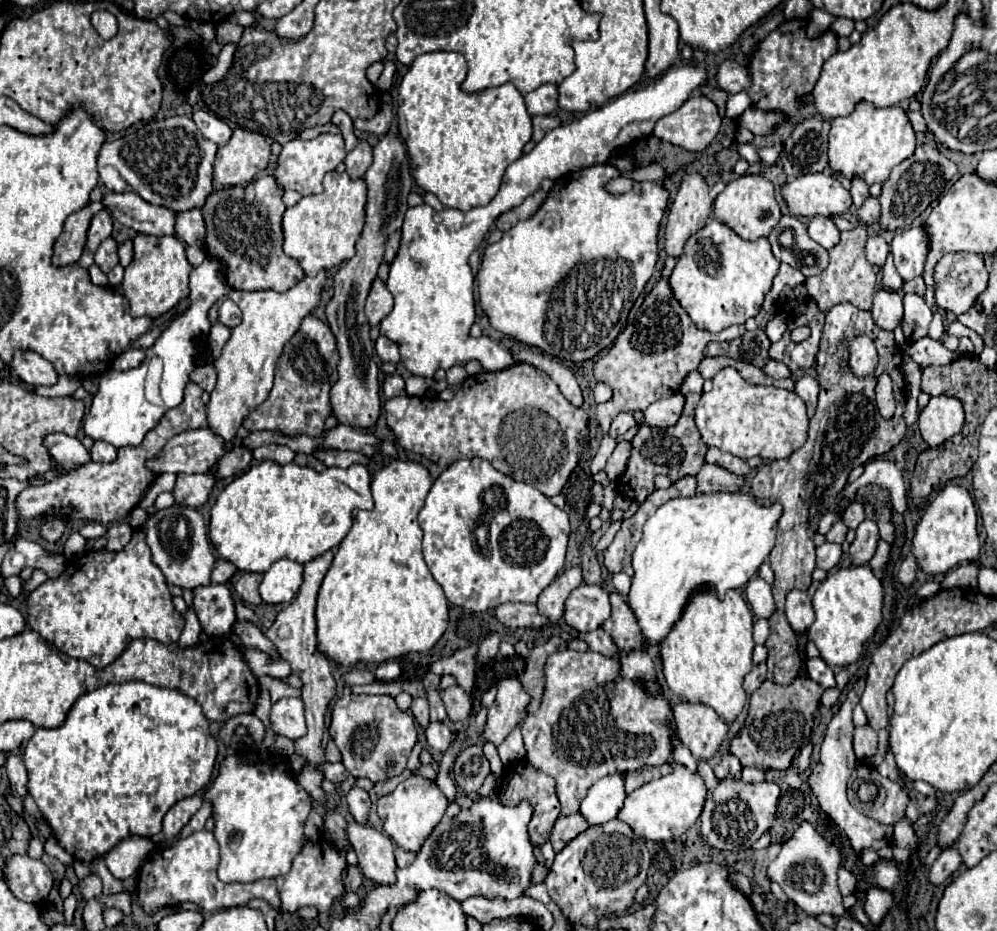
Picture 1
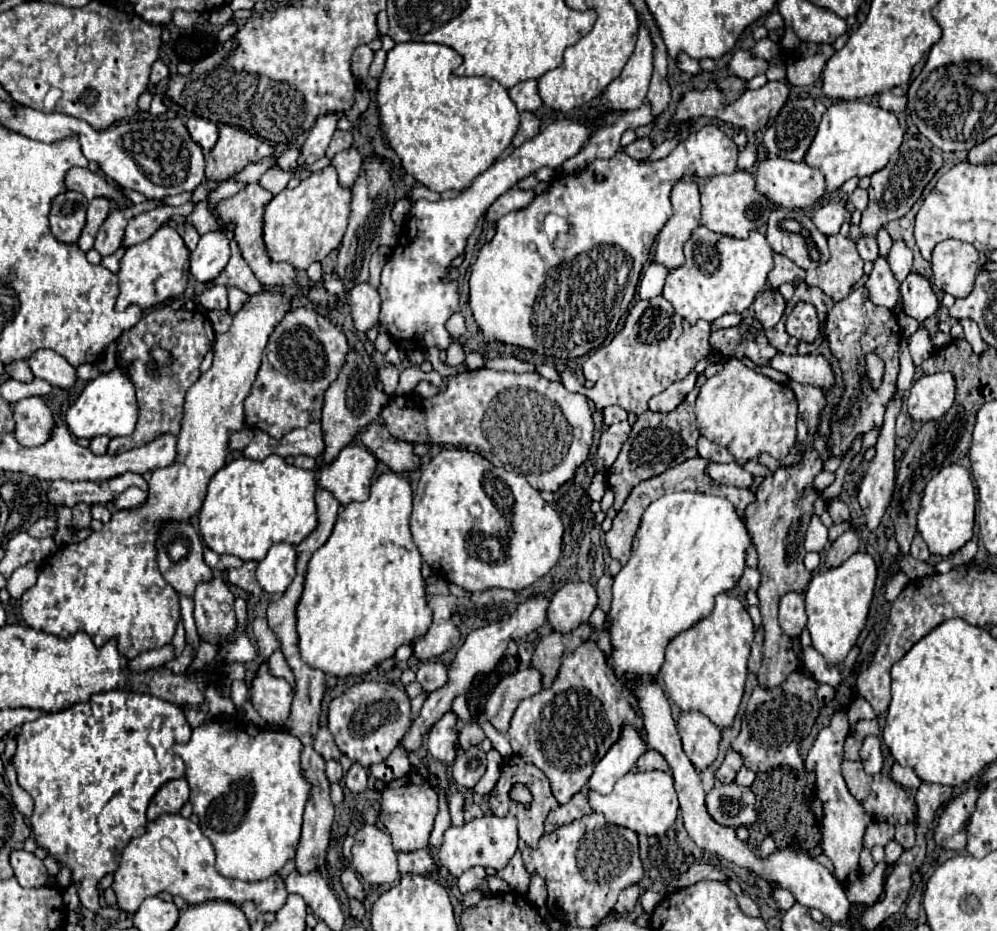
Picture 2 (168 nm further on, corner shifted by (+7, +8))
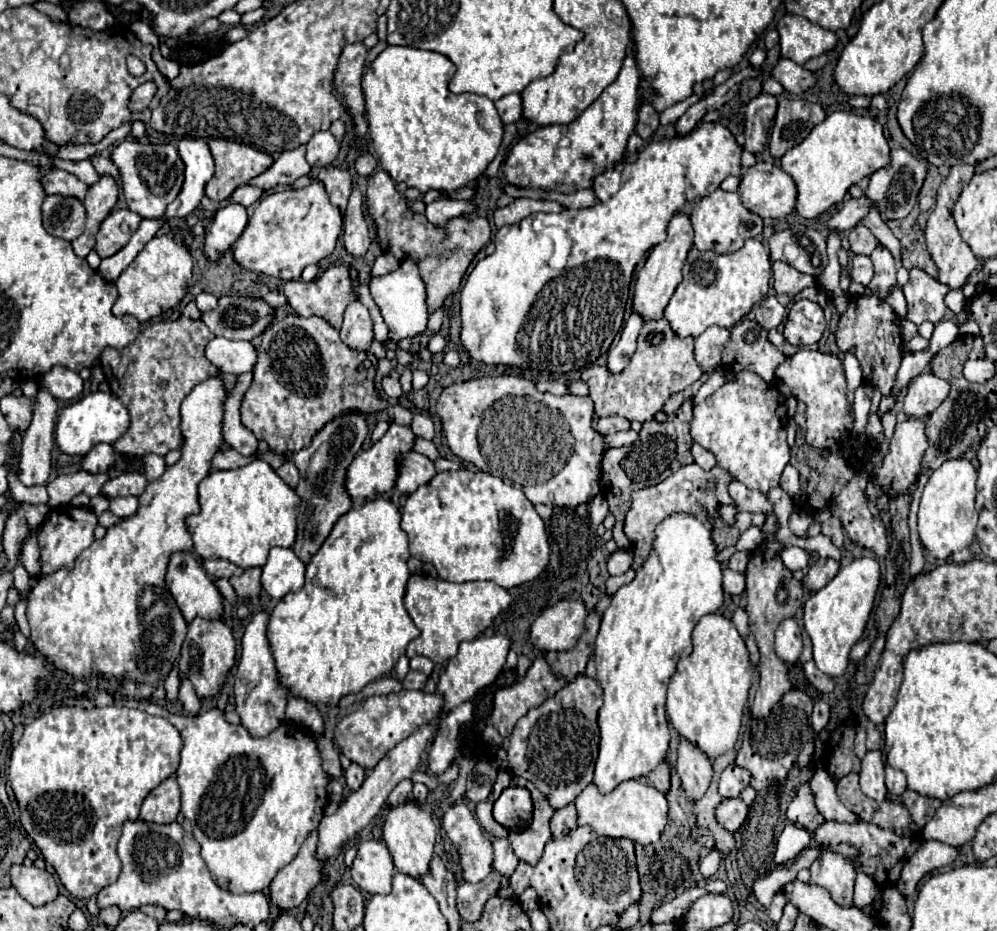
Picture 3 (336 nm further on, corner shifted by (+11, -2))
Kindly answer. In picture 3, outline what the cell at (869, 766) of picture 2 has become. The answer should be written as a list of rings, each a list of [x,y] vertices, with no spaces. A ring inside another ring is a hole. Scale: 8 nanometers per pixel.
[[[870,750],[862,758],[860,788],[866,796],[874,800],[884,800],[888,796],[886,786],[884,786],[884,762],[882,762],[880,750]]]

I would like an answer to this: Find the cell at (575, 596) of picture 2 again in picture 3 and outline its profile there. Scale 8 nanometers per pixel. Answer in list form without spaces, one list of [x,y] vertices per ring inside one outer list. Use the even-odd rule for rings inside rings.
[[[560,600],[534,620],[530,642],[544,652],[572,650],[584,630],[586,616],[588,610],[582,600]]]

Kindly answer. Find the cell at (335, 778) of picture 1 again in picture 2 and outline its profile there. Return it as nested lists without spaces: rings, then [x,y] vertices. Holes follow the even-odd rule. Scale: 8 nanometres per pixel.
[[[330,760],[326,763],[326,771],[325,771],[329,782],[338,783],[343,777],[343,769],[340,764],[336,760]]]

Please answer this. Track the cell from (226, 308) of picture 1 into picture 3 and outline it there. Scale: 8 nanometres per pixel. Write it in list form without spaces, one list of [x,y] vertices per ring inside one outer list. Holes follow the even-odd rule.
[[[198,294],[196,296],[196,306],[200,312],[210,312],[218,306],[218,298],[212,294]]]

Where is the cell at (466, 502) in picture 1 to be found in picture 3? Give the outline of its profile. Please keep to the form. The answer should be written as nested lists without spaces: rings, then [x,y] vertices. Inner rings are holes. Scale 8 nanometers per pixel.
[[[448,470],[438,472],[428,484],[408,496],[402,510],[402,530],[410,542],[410,556],[428,562],[438,570],[438,576],[448,582],[490,580],[506,590],[514,590],[536,580],[550,562],[550,542],[544,520],[536,514],[522,490],[506,484],[502,478],[482,470]]]

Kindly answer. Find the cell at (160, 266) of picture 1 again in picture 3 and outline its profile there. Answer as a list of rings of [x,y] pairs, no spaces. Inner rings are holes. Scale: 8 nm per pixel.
[[[168,234],[156,236],[144,246],[144,250],[134,258],[134,262],[116,280],[118,300],[112,308],[112,314],[114,316],[130,314],[138,318],[140,322],[158,318],[166,310],[174,308],[186,296],[190,278],[192,278],[192,256],[188,248],[176,244],[174,238]]]

